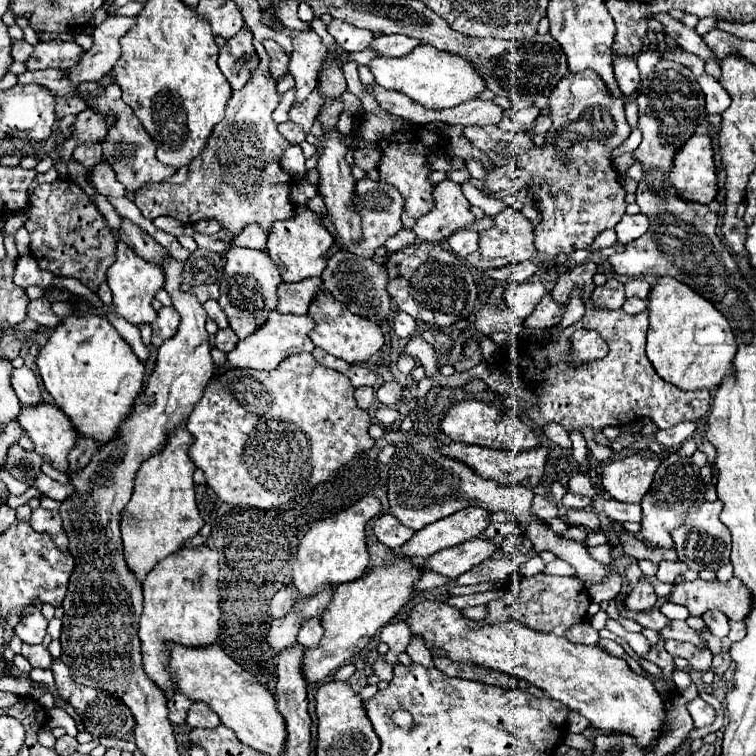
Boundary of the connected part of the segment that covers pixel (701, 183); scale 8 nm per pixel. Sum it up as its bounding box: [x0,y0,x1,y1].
[669,127,719,203]

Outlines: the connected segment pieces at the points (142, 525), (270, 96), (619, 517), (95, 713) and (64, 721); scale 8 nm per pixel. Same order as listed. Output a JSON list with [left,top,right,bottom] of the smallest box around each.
[[121,419,205,581],[135,69,295,235],[605,499,641,523],[51,659,135,739],[47,707,78,737]]

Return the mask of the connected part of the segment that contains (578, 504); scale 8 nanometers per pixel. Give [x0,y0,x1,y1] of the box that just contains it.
[561,491,591,509]

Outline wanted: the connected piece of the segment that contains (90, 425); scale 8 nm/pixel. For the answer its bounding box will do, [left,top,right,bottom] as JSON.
[37,315,145,447]

